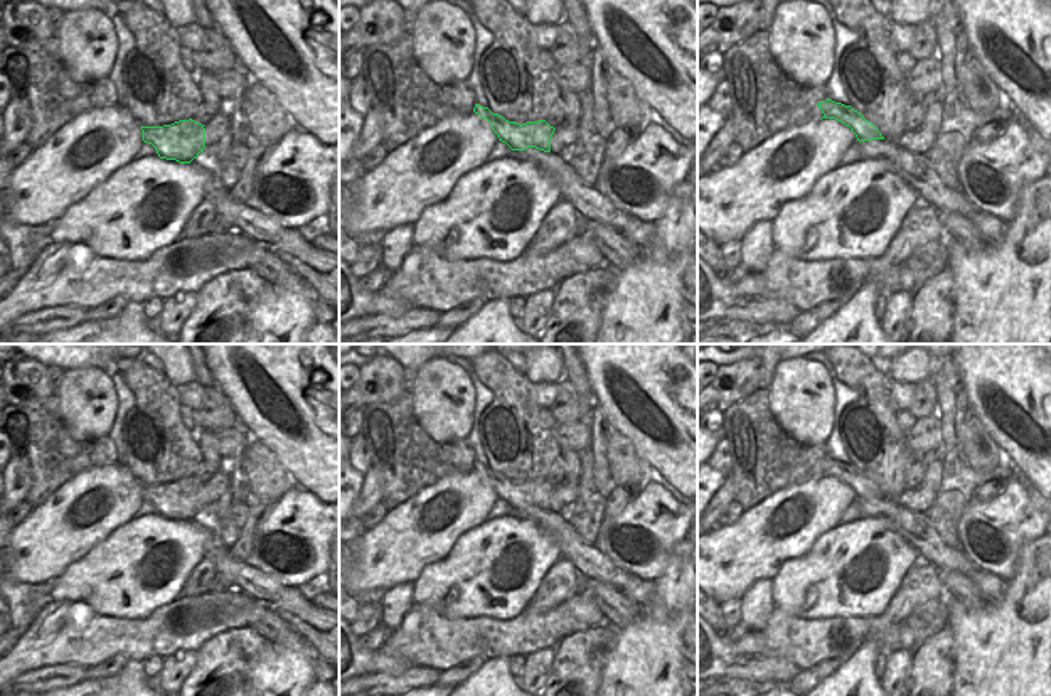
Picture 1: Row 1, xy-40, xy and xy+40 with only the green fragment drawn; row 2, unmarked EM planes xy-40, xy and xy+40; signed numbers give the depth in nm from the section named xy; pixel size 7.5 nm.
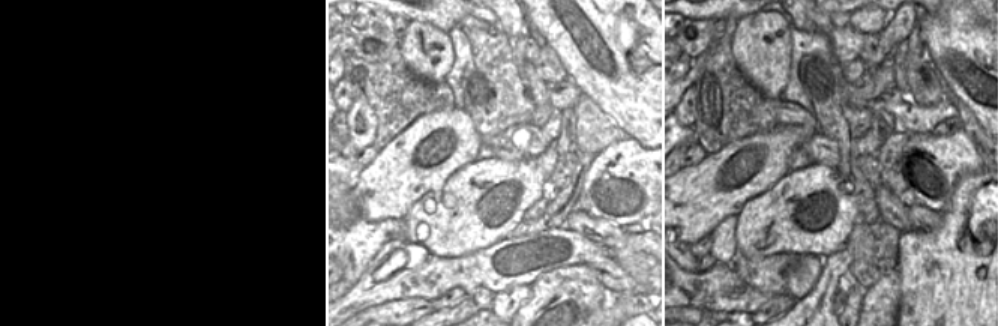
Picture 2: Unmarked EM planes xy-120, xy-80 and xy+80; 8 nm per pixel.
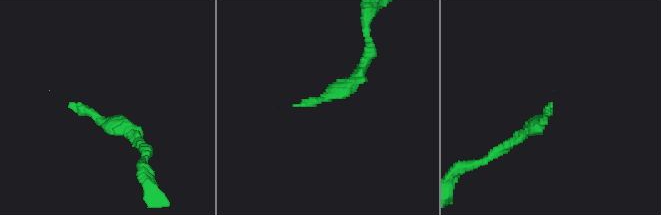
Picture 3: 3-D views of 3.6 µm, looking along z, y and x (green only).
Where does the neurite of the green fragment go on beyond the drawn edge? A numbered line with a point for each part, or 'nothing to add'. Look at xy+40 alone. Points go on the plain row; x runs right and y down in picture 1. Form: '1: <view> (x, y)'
nothing to add.

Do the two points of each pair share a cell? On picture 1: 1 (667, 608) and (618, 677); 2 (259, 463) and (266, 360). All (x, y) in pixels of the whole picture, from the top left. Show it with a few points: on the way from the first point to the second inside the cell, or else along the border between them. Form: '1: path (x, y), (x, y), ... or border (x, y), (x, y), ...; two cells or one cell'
1: path (663, 626), (658, 637), (635, 660); one cell
2: border (253, 439), (264, 444), (287, 471); two cells

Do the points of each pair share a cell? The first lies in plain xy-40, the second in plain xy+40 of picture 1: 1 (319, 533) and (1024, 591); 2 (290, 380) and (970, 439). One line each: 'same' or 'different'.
1: different
2: different

